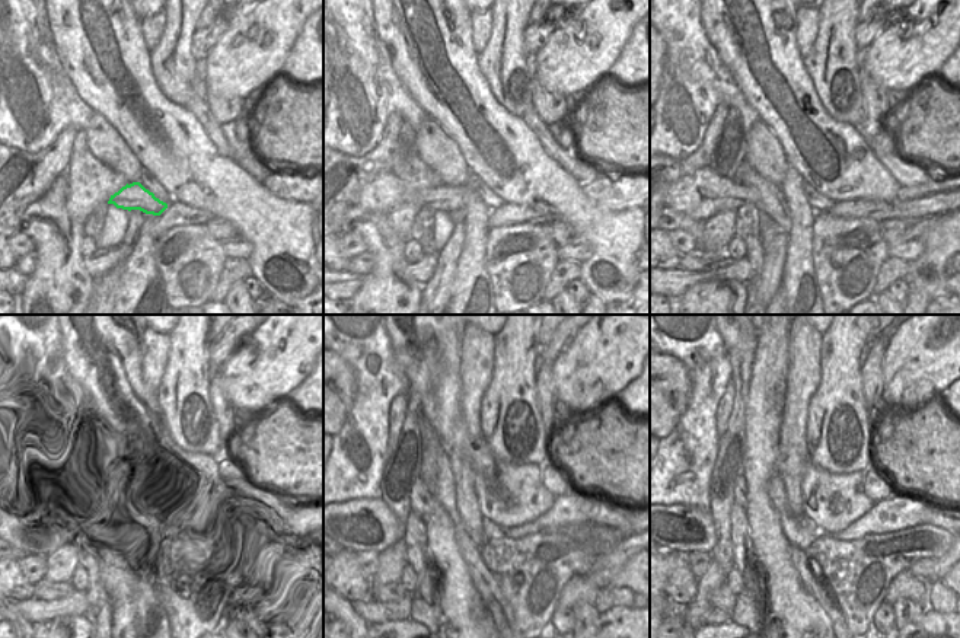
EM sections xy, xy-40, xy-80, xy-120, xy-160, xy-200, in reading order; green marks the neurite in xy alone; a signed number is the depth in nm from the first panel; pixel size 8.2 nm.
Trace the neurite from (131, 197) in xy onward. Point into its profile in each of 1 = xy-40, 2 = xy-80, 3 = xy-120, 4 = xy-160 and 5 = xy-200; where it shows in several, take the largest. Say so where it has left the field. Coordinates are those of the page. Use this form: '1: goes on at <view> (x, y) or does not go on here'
1: goes on at xy-40 (383, 194)
2: goes on at xy-80 (699, 195)
3: goes on at xy-120 (40, 522)
4: goes on at xy-160 (357, 525)
5: goes on at xy-200 (686, 529)

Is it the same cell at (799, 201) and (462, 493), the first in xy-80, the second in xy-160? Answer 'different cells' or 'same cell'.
same cell

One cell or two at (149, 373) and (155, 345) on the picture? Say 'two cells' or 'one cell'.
one cell

